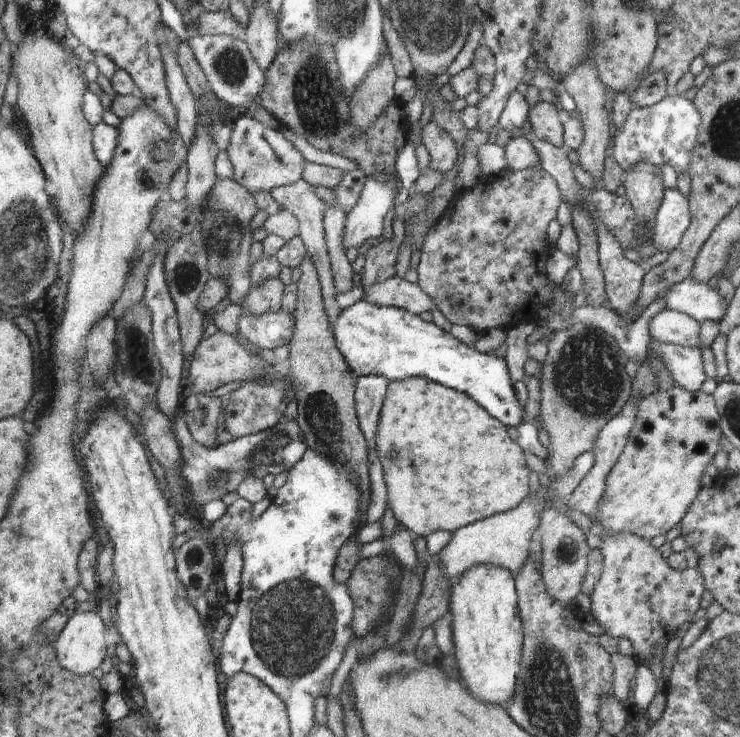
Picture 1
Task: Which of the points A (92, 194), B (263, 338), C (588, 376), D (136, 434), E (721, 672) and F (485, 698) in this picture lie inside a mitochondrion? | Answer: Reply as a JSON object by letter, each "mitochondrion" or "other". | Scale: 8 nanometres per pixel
{"A":"other","B":"other","C":"mitochondrion","D":"other","E":"mitochondrion","F":"other"}

